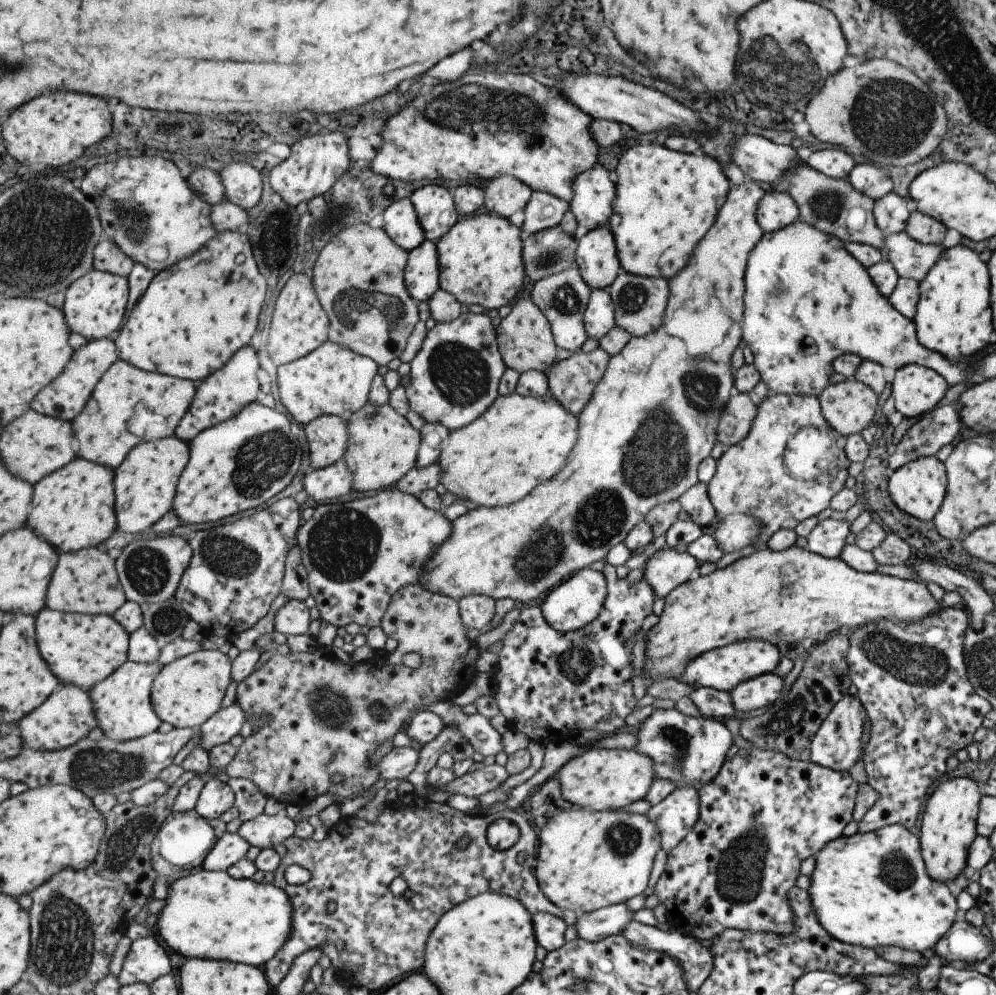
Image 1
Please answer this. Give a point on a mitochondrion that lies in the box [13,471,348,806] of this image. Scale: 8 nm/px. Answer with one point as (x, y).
(97, 767)

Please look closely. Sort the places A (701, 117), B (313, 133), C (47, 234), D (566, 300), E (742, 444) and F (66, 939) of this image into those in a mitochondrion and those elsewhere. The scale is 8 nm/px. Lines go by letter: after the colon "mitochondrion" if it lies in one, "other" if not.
A: other
B: other
C: mitochondrion
D: mitochondrion
E: other
F: mitochondrion

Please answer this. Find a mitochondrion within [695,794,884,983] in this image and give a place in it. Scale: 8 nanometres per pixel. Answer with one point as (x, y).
(742, 870)

